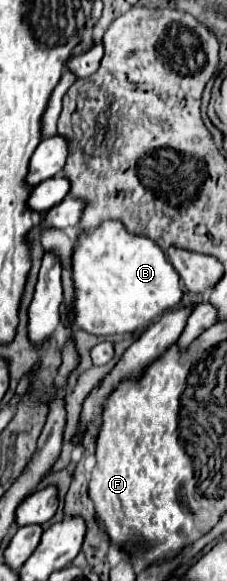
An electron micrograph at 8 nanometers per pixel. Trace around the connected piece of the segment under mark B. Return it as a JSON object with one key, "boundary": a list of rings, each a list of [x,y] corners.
{"boundary":[[[117,219],[103,221],[97,229],[79,233],[71,257],[71,273],[73,303],[71,307],[63,303],[61,323],[91,335],[109,337],[143,329],[153,317],[173,309],[183,297],[179,275],[159,245],[149,237],[129,233]]]}

